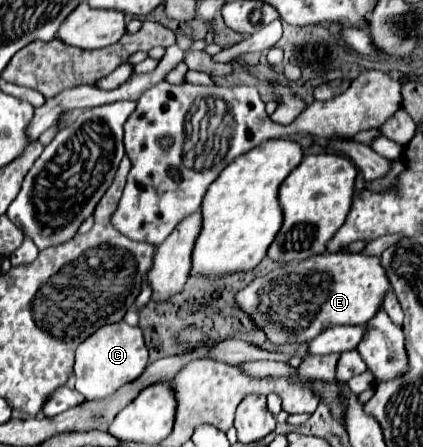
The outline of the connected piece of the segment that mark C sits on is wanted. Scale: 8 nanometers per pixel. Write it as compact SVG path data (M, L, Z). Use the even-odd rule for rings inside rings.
M125 322L101 326L85 342L79 344L75 354L75 390L79 390L87 400L101 400L111 396L123 384L137 380L147 366L147 348L139 328L133 328Z

